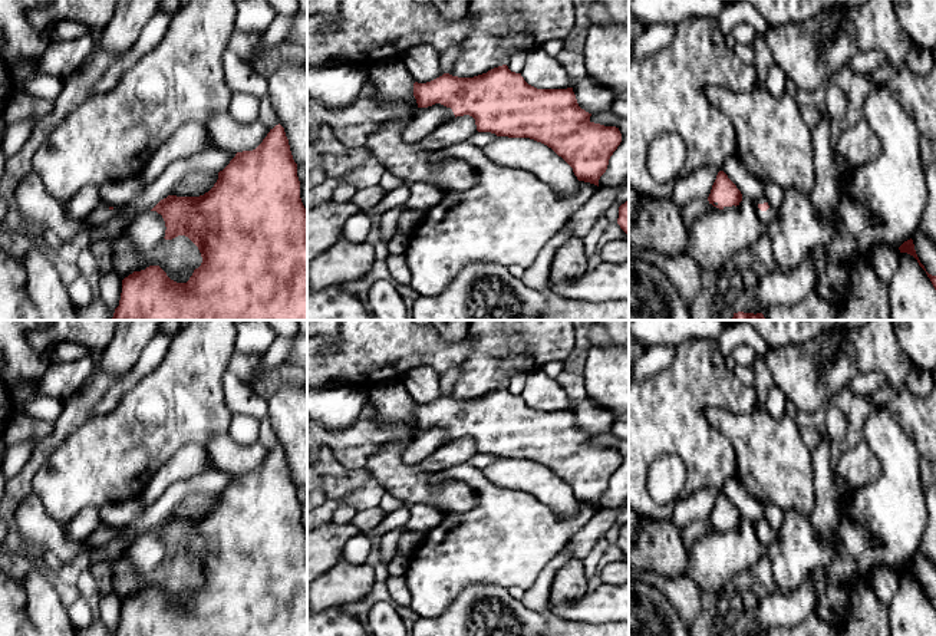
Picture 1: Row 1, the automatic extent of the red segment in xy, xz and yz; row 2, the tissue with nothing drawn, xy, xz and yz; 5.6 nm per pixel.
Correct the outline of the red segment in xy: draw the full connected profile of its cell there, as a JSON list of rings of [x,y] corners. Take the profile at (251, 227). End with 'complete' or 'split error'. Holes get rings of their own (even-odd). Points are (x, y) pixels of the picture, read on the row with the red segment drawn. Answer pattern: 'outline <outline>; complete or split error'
outline [[[279,123],[253,151],[237,152],[230,164],[218,172],[214,187],[200,197],[168,195],[151,211],[156,211],[165,221],[165,240],[178,235],[188,237],[200,250],[202,263],[194,270],[187,283],[171,280],[159,266],[149,266],[145,270],[134,271],[122,280],[119,306],[115,309],[112,320],[307,320],[307,210],[300,198],[300,181],[297,164],[293,159],[284,128]]]; complete

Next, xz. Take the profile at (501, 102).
outline [[[507,65],[474,78],[444,73],[426,83],[415,82],[413,96],[418,108],[441,103],[451,108],[455,118],[472,116],[478,132],[491,132],[508,138],[530,138],[541,142],[573,168],[579,181],[597,187],[600,177],[607,169],[610,156],[622,142],[619,128],[590,121],[591,113],[579,106],[573,88],[537,89],[528,85],[521,73],[511,72]]]; complete

